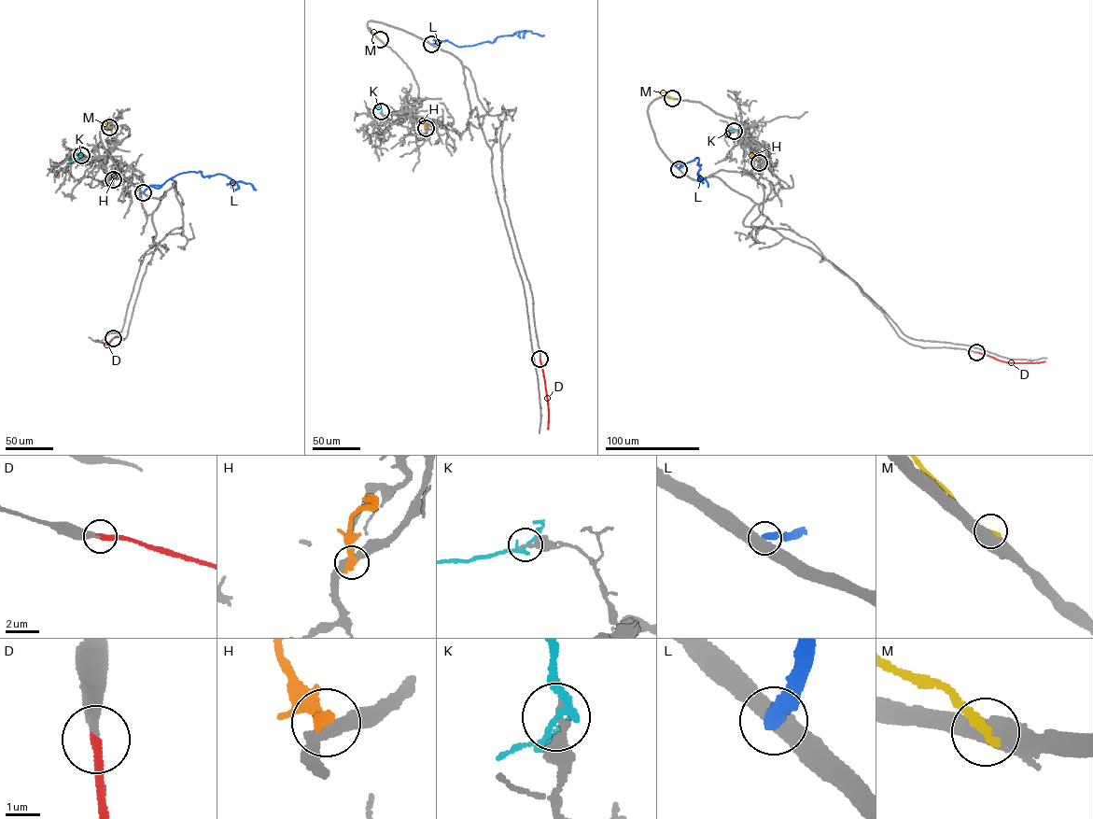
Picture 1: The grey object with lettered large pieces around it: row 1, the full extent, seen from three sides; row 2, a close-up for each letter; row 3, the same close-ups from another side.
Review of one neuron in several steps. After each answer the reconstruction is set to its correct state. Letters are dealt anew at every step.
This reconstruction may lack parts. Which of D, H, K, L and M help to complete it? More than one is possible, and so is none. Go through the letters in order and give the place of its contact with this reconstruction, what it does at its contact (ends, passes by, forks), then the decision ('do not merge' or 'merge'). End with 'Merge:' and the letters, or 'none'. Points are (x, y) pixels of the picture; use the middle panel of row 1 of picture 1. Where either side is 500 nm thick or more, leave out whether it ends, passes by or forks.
D: (539, 359) | it ends | merge
H: (426, 128) | it ends | do not merge
K: (381, 111) | it passes by | do not merge
L: (431, 44) | do not merge
M: (380, 39) | do not merge
Merge: D

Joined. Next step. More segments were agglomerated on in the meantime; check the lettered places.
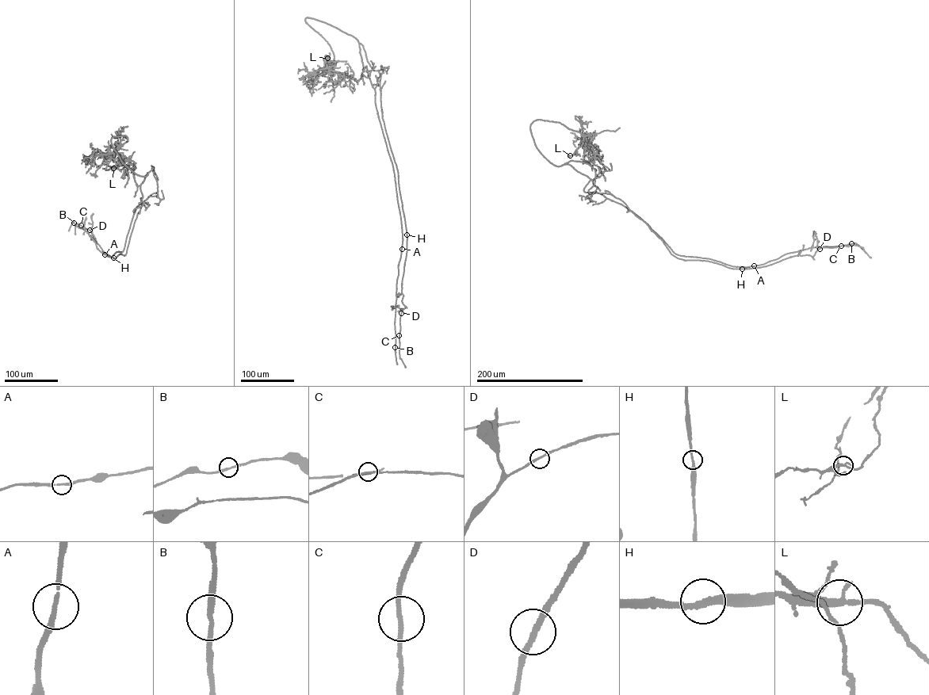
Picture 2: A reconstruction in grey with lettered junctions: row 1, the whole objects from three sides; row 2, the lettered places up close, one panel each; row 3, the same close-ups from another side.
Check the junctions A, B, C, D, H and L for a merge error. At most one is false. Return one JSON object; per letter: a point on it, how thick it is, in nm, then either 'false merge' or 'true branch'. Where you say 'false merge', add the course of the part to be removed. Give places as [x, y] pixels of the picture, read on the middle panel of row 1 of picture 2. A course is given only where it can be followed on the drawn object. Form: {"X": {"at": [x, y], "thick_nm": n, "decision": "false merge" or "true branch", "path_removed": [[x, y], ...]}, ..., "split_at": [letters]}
{"A": {"at": [402, 249], "thick_nm": 200, "decision": "true branch"}, "B": {"at": [395, 347], "thick_nm": 200, "decision": "true branch"}, "C": {"at": [399, 335], "thick_nm": 190, "decision": "true branch"}, "D": {"at": [401, 313], "thick_nm": 240, "decision": "true branch"}, "H": {"at": [407, 234], "thick_nm": 280, "decision": "true branch"}, "L": {"at": [327, 58], "thick_nm": 280, "decision": "true branch"}, "split_at": []}

